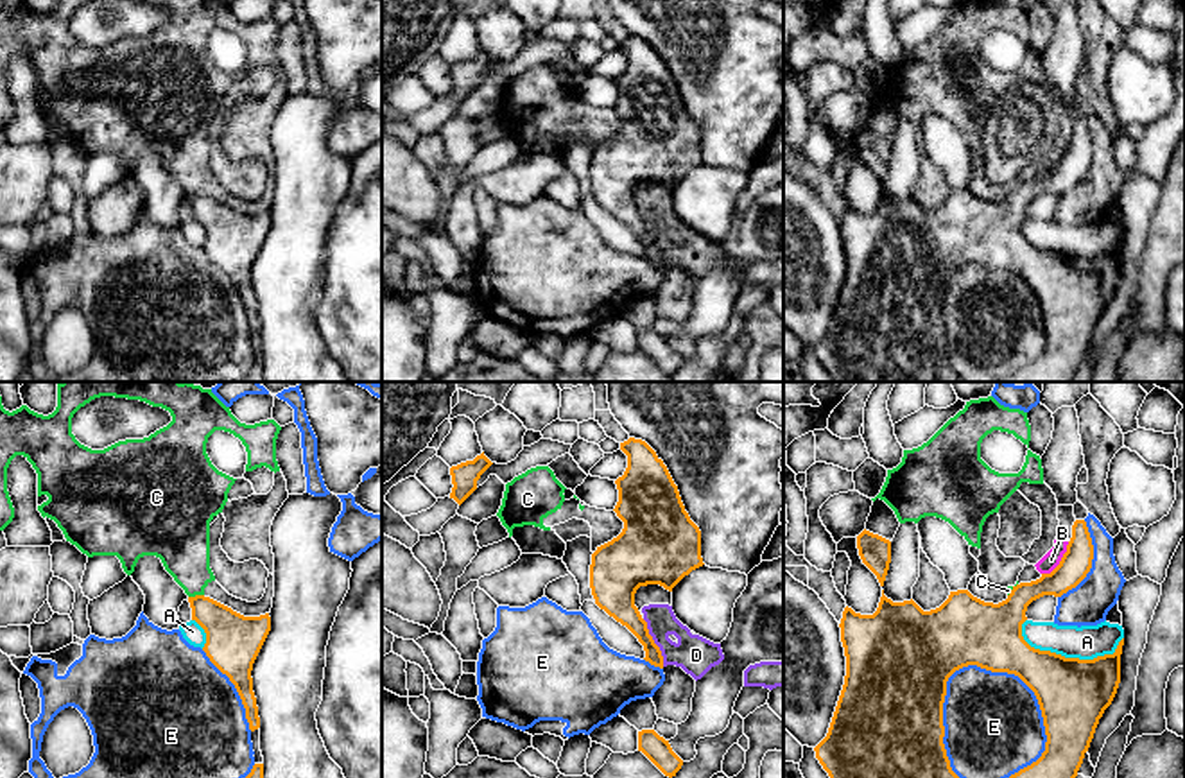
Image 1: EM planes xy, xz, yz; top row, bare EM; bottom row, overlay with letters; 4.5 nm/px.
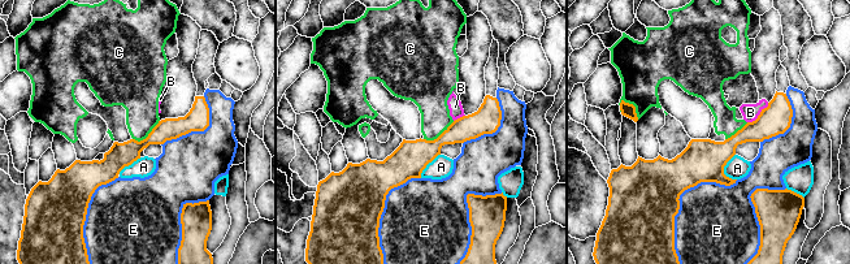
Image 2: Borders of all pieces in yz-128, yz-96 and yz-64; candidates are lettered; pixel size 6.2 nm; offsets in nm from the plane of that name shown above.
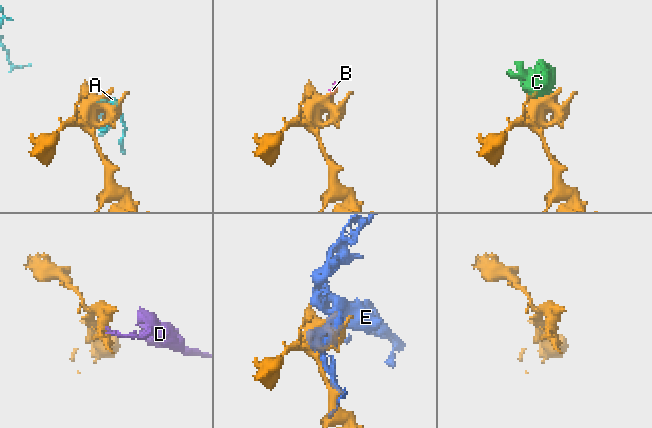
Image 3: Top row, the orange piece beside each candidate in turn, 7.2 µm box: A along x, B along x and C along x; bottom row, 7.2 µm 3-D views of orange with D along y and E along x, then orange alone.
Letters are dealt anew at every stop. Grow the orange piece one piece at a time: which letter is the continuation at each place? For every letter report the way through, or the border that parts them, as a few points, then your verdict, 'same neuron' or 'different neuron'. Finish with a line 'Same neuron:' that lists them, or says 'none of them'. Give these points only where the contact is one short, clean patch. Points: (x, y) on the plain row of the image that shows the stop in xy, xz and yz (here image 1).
A: different neuron
B: border along yz (1069, 140), (1062, 158), (1049, 171), (1042, 172); different neuron
C: different neuron
D: border along xz (642, 217), (660, 250), (664, 264); different neuron
E: different neuron
Same neuron: none of them

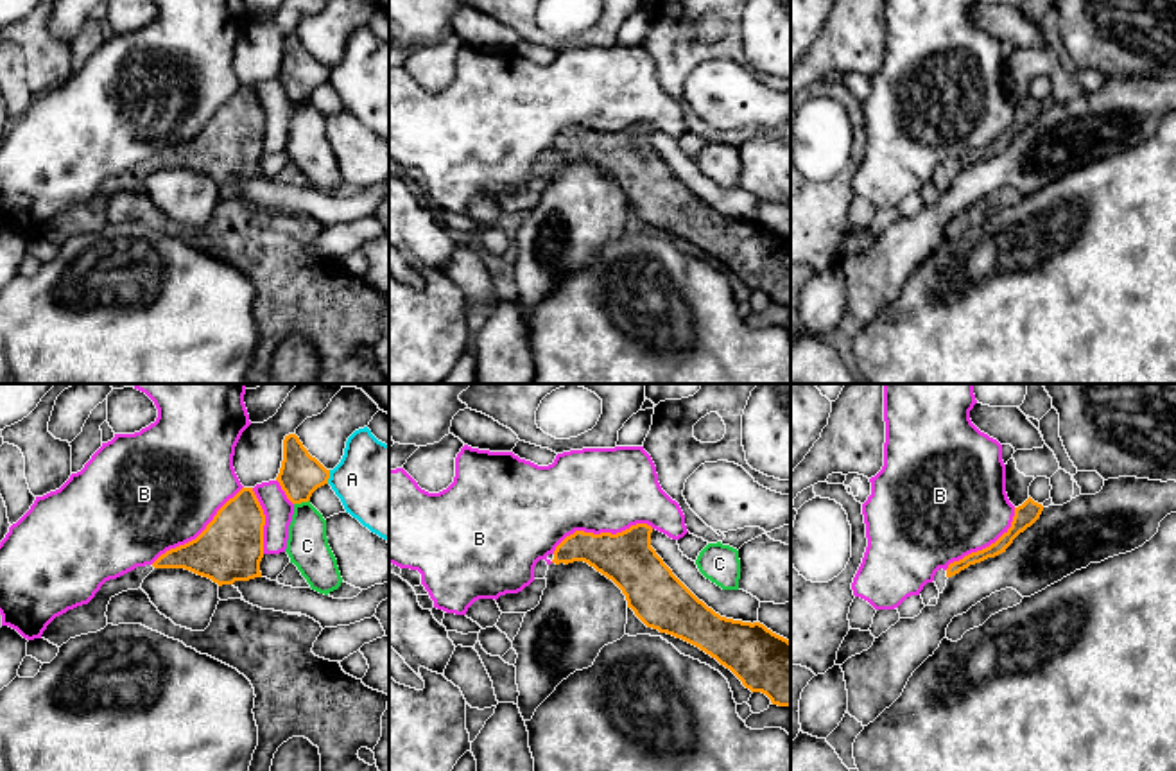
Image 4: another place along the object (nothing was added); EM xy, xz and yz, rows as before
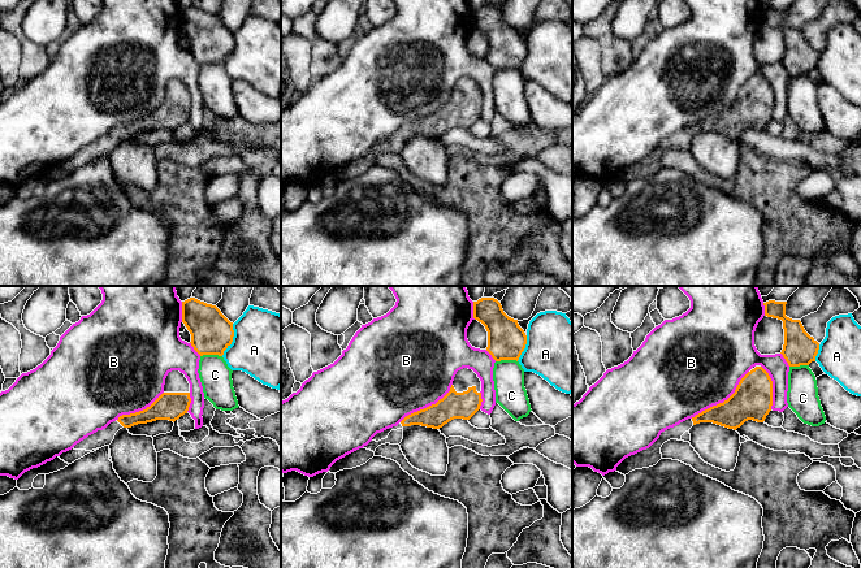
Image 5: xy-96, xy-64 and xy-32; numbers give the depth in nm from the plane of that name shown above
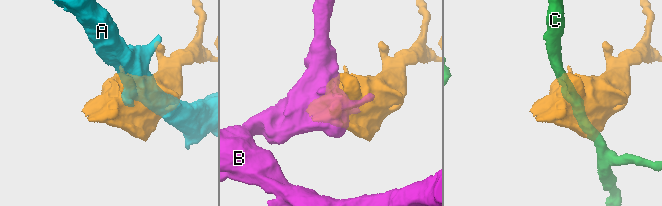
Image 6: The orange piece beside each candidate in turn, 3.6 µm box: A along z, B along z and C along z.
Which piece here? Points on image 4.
A: different neuron
B: different neuron
C: different neuron
Same neuron: none of them

